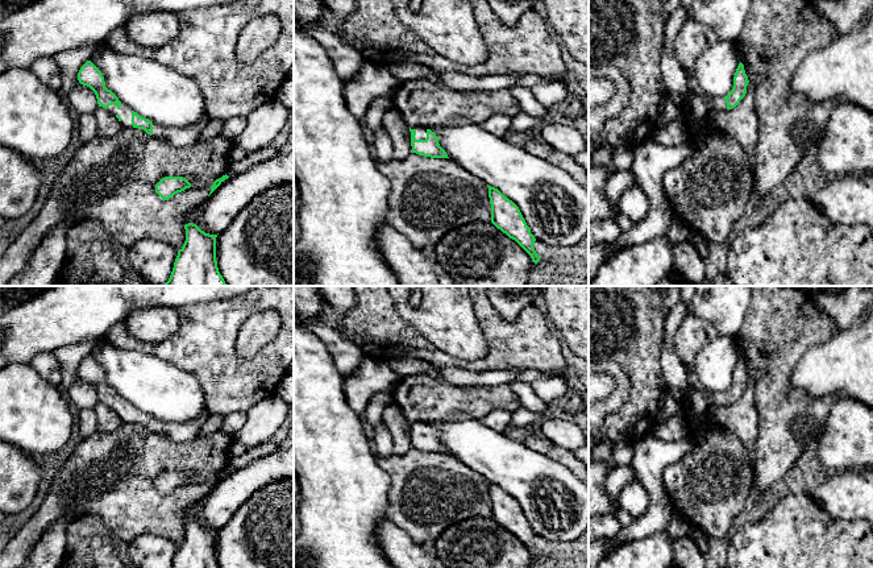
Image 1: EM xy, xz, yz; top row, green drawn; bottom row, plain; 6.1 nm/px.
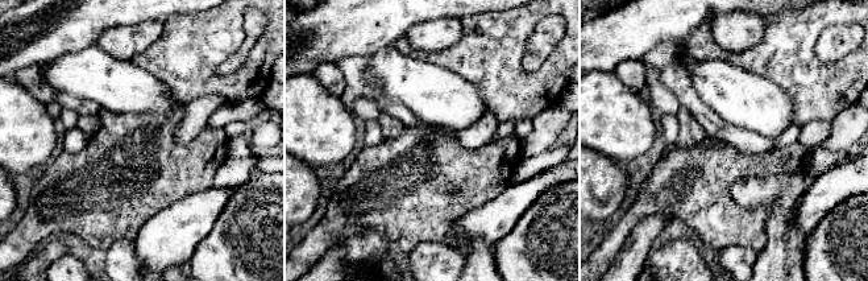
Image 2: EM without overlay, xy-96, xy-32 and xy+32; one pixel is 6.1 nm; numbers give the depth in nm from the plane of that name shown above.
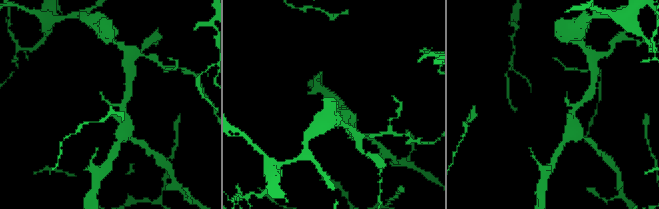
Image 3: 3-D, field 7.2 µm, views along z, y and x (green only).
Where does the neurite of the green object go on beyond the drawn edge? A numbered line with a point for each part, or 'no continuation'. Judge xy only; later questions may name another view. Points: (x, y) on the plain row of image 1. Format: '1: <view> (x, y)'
1: xy (124, 407)

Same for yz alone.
1: yz (715, 398)

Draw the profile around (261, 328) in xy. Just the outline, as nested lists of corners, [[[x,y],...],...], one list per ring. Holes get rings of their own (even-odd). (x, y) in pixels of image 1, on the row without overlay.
[[[263,310],[244,322],[236,341],[236,352],[240,357],[250,360],[270,341],[280,329],[280,315],[275,310]]]

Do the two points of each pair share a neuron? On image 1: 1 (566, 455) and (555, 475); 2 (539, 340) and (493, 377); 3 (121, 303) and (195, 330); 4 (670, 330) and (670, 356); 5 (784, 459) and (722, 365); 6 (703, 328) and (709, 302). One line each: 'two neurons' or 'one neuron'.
1: two neurons
2: two neurons
3: two neurons
4: one neuron
5: two neurons
6: two neurons

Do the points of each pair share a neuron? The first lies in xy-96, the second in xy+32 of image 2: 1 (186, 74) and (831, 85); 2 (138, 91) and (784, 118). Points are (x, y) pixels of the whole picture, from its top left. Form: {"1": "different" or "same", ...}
{"1": "same", "2": "same"}

